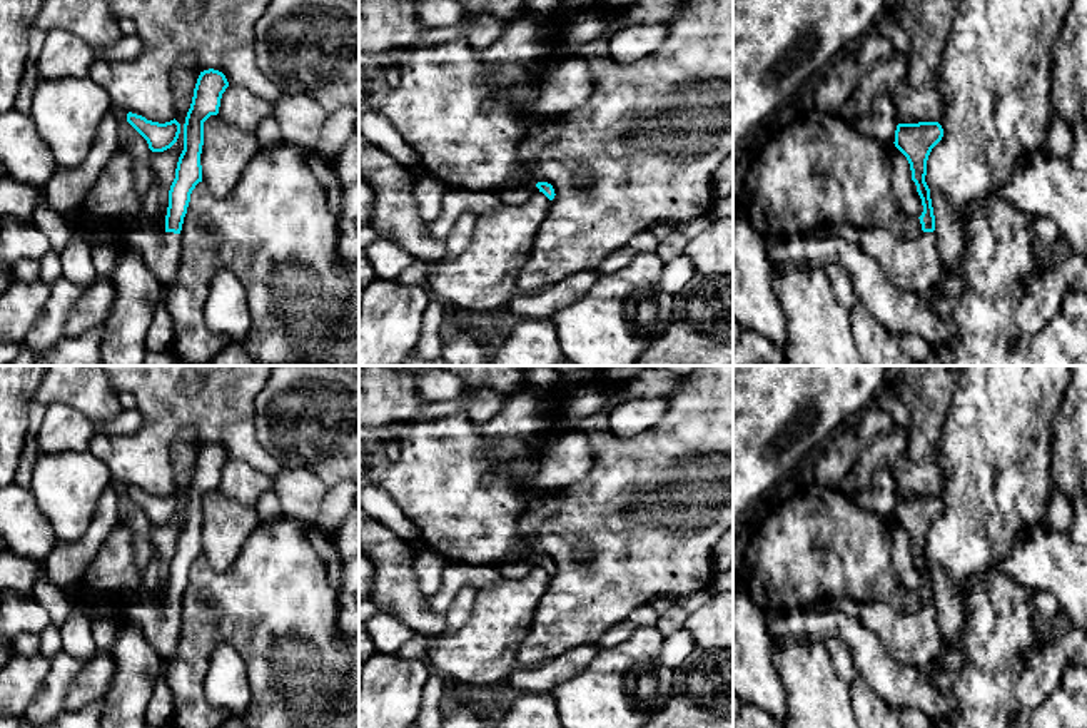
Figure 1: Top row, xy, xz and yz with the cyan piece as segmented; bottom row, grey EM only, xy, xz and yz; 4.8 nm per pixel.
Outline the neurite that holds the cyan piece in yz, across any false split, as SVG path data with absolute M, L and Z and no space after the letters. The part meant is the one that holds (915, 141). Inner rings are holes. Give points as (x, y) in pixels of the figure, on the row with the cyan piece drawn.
M938 122L898 124L895 130L893 144L907 157L912 180L922 199L923 212L918 219L923 232L915 239L902 239L885 229L862 229L857 242L898 289L925 296L942 274L937 234L933 232L935 215L930 189L925 182L928 155L942 137L943 129Z

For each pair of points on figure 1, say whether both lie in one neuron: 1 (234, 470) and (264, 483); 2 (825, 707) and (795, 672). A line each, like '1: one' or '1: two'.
1: one
2: one

